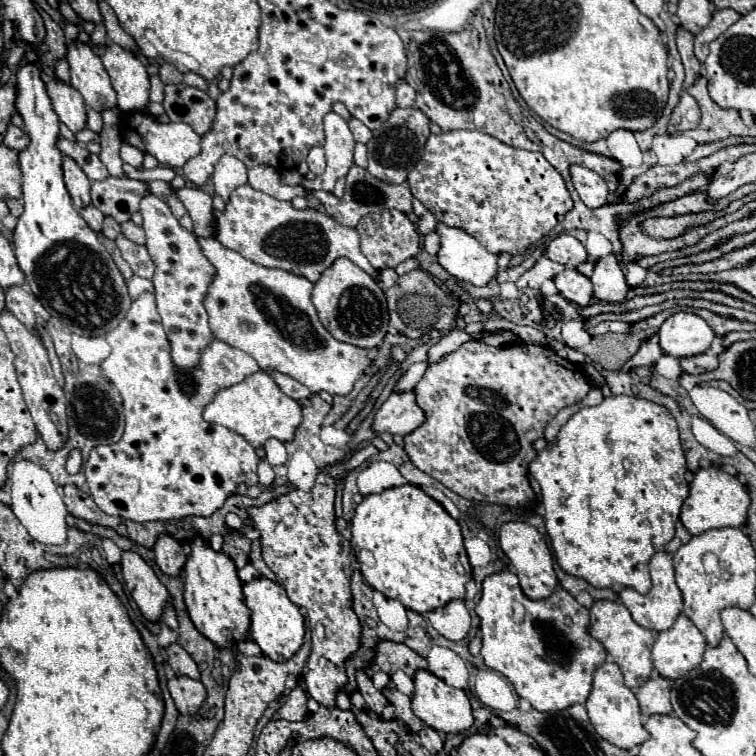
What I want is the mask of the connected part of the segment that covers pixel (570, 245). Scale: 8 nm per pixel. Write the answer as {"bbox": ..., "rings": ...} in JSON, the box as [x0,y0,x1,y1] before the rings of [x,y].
{"bbox":[546,234,588,268],"rings":[[[560,234],[558,238],[554,238],[546,248],[546,256],[554,262],[560,262],[560,264],[572,266],[572,268],[586,262],[586,258],[588,258],[580,240],[576,240],[570,234]]]}

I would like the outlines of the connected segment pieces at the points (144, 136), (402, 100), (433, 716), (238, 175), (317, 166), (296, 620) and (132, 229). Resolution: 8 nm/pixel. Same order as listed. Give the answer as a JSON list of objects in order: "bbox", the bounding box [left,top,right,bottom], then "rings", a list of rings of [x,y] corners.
[{"bbox":[122,112,200,166],"rings":[[[134,112],[128,116],[122,128],[122,138],[128,144],[136,146],[138,150],[156,156],[158,162],[164,166],[184,166],[190,158],[200,154],[200,134],[196,134],[188,124],[182,124],[182,122],[160,124],[156,118],[142,112]]]},{"bbox":[396,82,416,108],"rings":[[[402,82],[402,84],[398,86],[398,92],[396,92],[396,104],[398,104],[400,108],[410,108],[410,106],[414,106],[414,98],[416,98],[414,88],[412,88],[410,84]]]},{"bbox":[412,670,474,734],"rings":[[[418,670],[414,674],[414,686],[416,686],[416,690],[412,696],[412,710],[426,726],[432,726],[436,732],[440,730],[446,734],[458,734],[462,730],[468,730],[474,724],[472,708],[470,708],[470,702],[466,698],[464,690],[448,686],[444,680],[436,678],[428,670]]]},{"bbox":[212,156,248,202],"rings":[[[222,156],[220,162],[216,164],[216,170],[212,174],[212,182],[216,188],[216,194],[228,202],[230,192],[238,186],[248,184],[248,174],[246,174],[246,166],[244,162],[240,162],[234,156]]]},{"bbox":[308,148,326,174],"rings":[[[312,148],[308,154],[308,166],[314,174],[322,174],[324,166],[326,166],[326,158],[324,158],[324,150],[322,148]]]},{"bbox":[244,578,304,662],"rings":[[[256,578],[250,584],[244,584],[244,598],[246,606],[252,610],[250,638],[262,648],[264,656],[276,662],[292,658],[292,654],[304,644],[304,616],[300,614],[300,608],[290,602],[286,590],[268,578]]]},{"bbox":[122,220,144,244],"rings":[[[132,220],[124,222],[122,224],[122,234],[130,240],[130,242],[136,242],[136,244],[144,244],[144,230],[140,226],[136,226]]]}]

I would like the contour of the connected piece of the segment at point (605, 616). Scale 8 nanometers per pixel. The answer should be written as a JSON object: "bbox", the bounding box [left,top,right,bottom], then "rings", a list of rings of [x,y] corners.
{"bbox":[590,600,654,690],"rings":[[[610,600],[594,602],[594,606],[590,608],[590,620],[592,620],[590,634],[606,648],[612,662],[618,664],[618,668],[624,674],[626,686],[630,690],[640,688],[650,678],[650,672],[654,668],[652,658],[650,658],[650,650],[652,650],[652,644],[654,644],[654,634],[650,630],[638,626],[632,620],[626,606],[620,604],[620,602],[610,602]]]}

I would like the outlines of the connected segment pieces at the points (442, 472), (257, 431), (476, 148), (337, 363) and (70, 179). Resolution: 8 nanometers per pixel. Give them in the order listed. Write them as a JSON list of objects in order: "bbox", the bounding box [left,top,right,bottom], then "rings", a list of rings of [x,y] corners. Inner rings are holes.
[{"bbox":[404,340,590,508],"rings":[[[470,340],[470,342],[462,344],[456,352],[450,352],[442,360],[430,364],[426,374],[422,376],[422,380],[416,384],[414,392],[416,392],[418,404],[426,412],[426,422],[418,430],[414,430],[412,434],[404,436],[404,440],[406,440],[404,450],[406,450],[406,454],[410,456],[410,460],[412,460],[412,464],[416,468],[420,468],[422,472],[430,474],[432,478],[436,478],[446,488],[450,488],[452,492],[460,494],[462,498],[468,498],[472,502],[488,502],[488,504],[500,504],[500,506],[512,506],[512,508],[526,508],[534,500],[534,490],[532,490],[532,486],[530,486],[530,482],[526,478],[528,464],[536,458],[536,452],[532,448],[534,440],[542,438],[546,424],[558,414],[558,410],[562,410],[568,404],[574,404],[574,402],[582,400],[588,394],[588,390],[590,390],[590,384],[588,384],[586,376],[580,372],[580,368],[576,364],[560,358],[556,352],[552,352],[546,346],[534,346],[534,344],[526,344],[526,342],[516,342],[516,344],[506,346],[506,348],[492,348],[492,346],[484,344],[484,342]]]},{"bbox":[204,370,302,448],"rings":[[[260,370],[248,376],[244,382],[220,390],[216,398],[206,406],[204,420],[240,434],[254,448],[262,448],[268,438],[290,442],[302,422],[302,408],[296,400],[288,398],[266,372]]]},{"bbox":[408,130,572,254],"rings":[[[454,130],[438,136],[430,134],[426,150],[416,168],[408,176],[410,190],[434,216],[446,224],[472,234],[492,254],[526,254],[526,250],[542,240],[564,214],[572,210],[572,198],[558,170],[544,158],[542,152],[512,148],[498,138],[480,130]]]},{"bbox":[198,238,372,396],"rings":[[[200,238],[198,242],[204,256],[216,266],[216,280],[210,284],[204,304],[210,316],[210,328],[218,340],[250,354],[262,370],[278,370],[292,376],[308,386],[312,394],[326,390],[332,396],[344,396],[352,392],[354,382],[372,360],[368,358],[368,350],[334,340],[322,326],[310,300],[312,282],[286,270],[258,266],[246,260],[240,252],[224,248],[216,238]],[[268,294],[278,302],[286,302],[300,310],[300,314],[274,316],[266,306]]]},{"bbox":[64,158,90,210],"rings":[[[64,158],[64,180],[66,180],[66,188],[72,196],[72,202],[76,206],[76,210],[82,210],[84,206],[90,206],[90,180],[86,178],[86,174],[80,170],[80,166],[72,160],[72,158]]]}]

